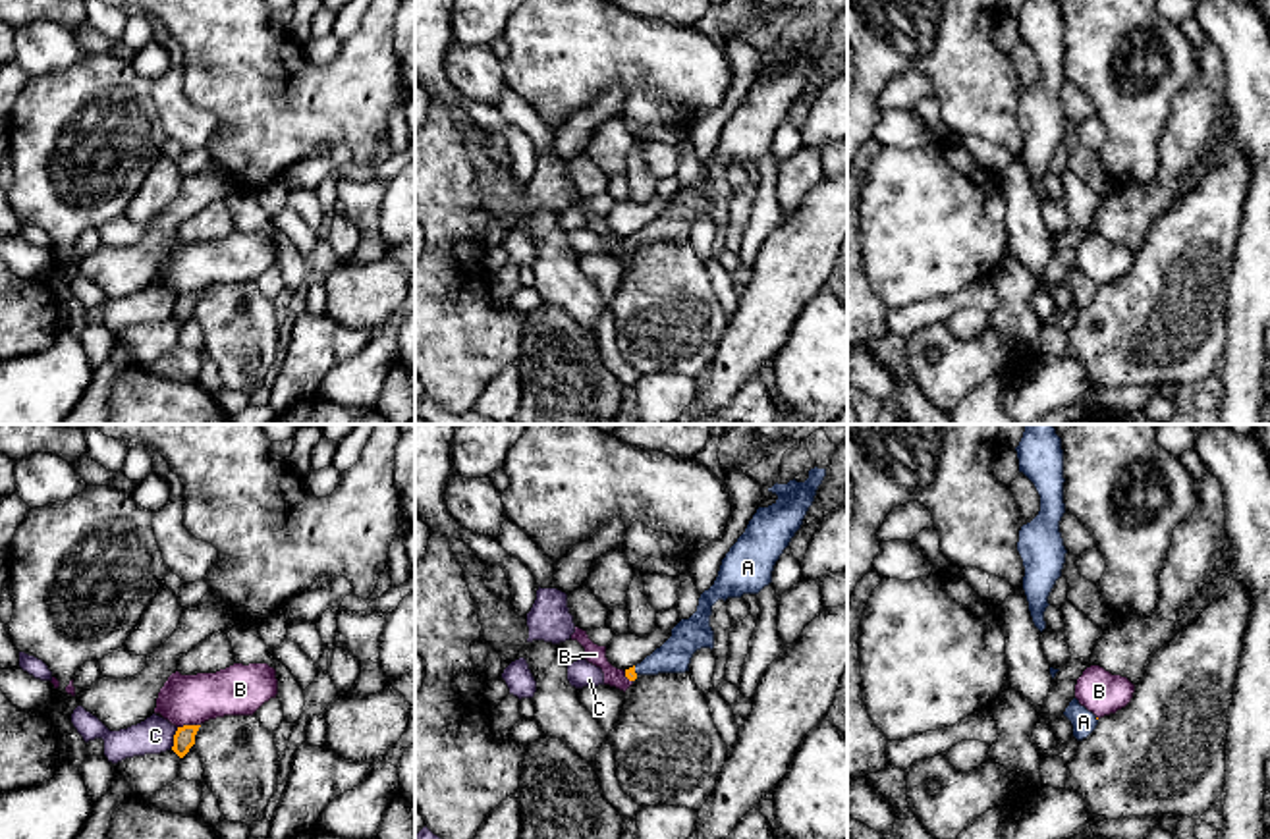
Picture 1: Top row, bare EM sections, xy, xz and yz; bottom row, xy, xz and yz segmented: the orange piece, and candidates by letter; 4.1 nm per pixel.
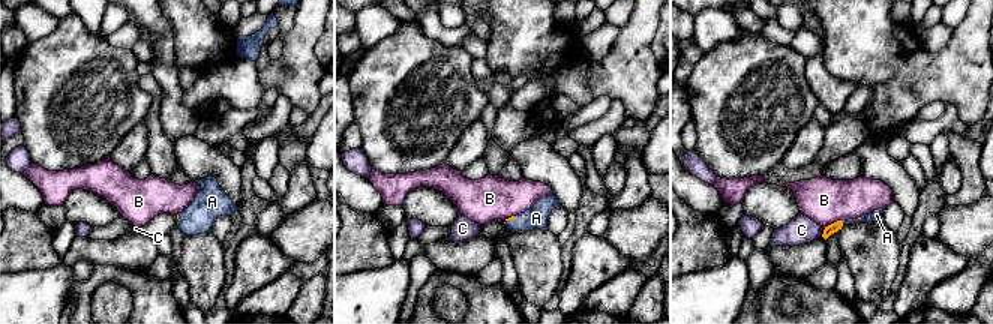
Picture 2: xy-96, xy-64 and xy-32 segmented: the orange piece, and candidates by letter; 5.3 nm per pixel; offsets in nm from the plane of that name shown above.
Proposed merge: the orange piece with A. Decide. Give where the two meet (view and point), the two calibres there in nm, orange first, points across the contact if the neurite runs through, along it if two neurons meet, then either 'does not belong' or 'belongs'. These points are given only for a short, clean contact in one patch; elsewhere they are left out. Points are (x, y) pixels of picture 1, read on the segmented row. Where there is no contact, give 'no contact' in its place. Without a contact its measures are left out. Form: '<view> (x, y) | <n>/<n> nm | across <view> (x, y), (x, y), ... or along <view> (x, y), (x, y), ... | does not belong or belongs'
xz (634, 670) | 50/140 nm | across xz (630, 674), (634, 670), (674, 656) | belongs

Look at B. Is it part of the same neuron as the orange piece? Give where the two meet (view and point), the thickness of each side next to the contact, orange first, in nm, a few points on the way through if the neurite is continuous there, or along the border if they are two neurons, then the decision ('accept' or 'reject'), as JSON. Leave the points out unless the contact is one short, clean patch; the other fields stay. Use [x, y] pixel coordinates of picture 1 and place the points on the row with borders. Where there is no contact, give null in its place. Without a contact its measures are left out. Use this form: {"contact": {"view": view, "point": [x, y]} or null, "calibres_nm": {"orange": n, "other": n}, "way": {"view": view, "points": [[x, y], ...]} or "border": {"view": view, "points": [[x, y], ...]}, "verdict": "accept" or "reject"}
{"contact": {"view": "xy", "point": [188, 726]}, "calibres_nm": {"orange": 90, "other": 200}, "border": {"view": "xy", "points": [[199, 724], [178, 728]]}, "verdict": "reject"}

